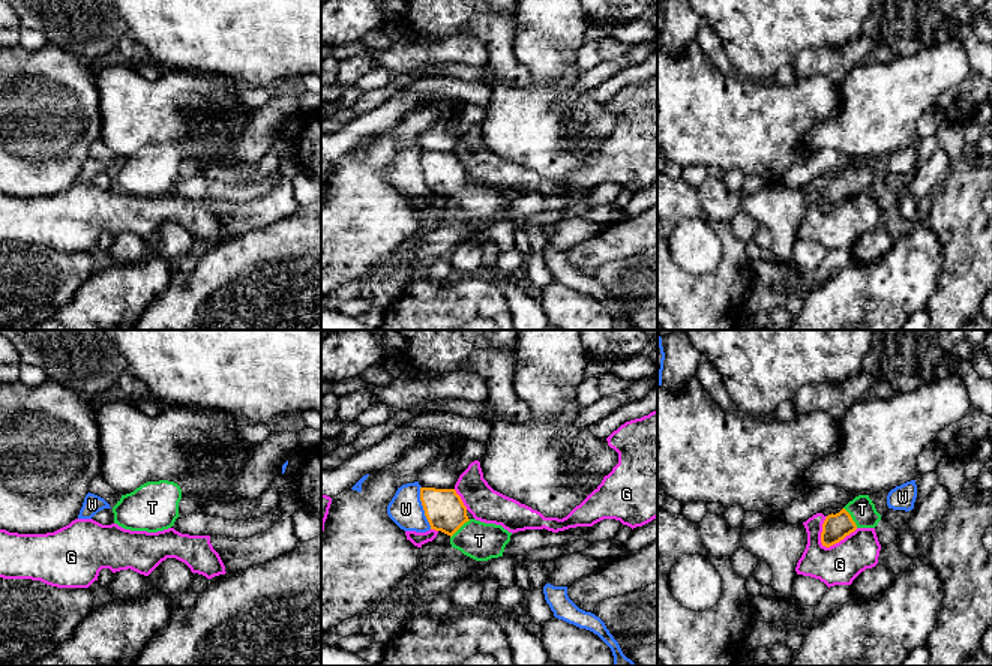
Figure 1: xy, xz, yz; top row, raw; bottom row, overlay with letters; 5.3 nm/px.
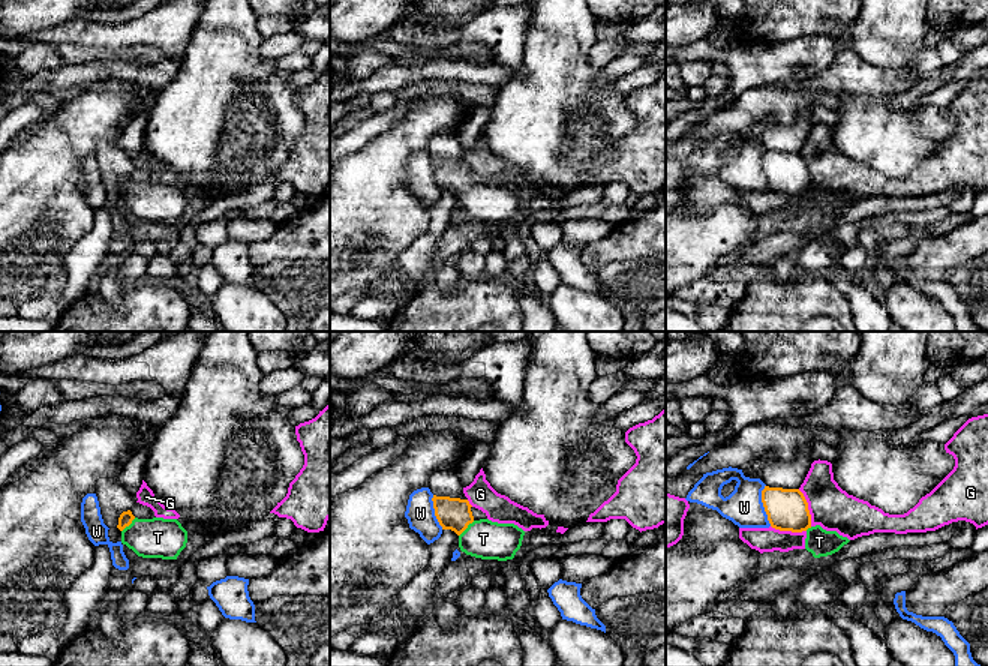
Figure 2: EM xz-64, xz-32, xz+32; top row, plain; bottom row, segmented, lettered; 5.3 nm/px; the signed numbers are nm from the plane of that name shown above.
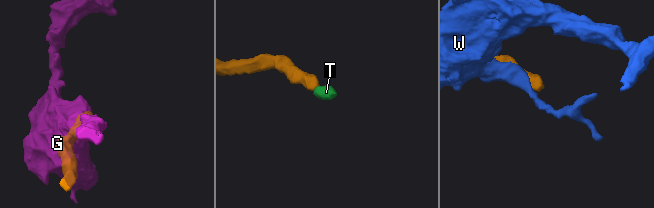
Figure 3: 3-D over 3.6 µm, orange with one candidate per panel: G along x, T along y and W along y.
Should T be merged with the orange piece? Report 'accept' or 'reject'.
accept

